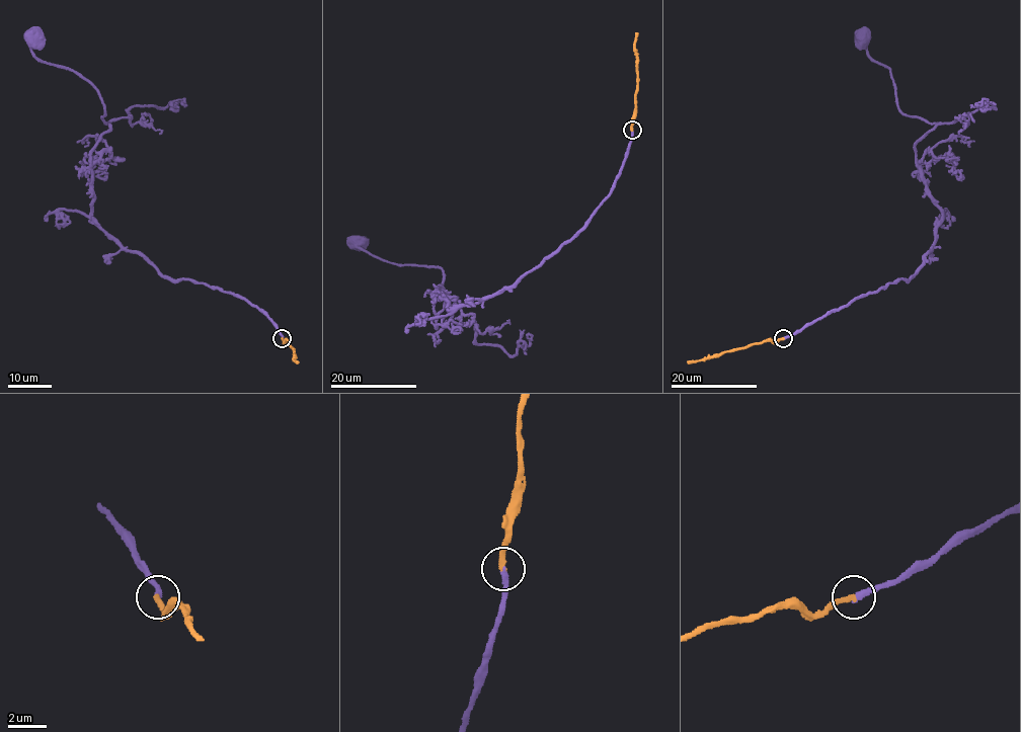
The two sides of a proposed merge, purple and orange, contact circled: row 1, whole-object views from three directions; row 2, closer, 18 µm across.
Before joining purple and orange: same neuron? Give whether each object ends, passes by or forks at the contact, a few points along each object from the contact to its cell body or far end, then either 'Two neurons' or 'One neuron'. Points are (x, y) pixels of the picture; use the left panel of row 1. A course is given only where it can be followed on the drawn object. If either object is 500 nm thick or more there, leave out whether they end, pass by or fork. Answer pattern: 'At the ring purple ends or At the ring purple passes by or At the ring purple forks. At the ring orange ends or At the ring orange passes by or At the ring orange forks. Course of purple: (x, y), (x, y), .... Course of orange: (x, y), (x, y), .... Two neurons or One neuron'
At the ring purple ends. At the ring orange ends. Course of purple: (283, 338), (246, 299), (171, 280), (92, 219), (92, 148), (110, 128), (99, 92), (41, 62), (34, 41). Course of orange: (283, 338), (288, 340), (298, 363). One neuron

